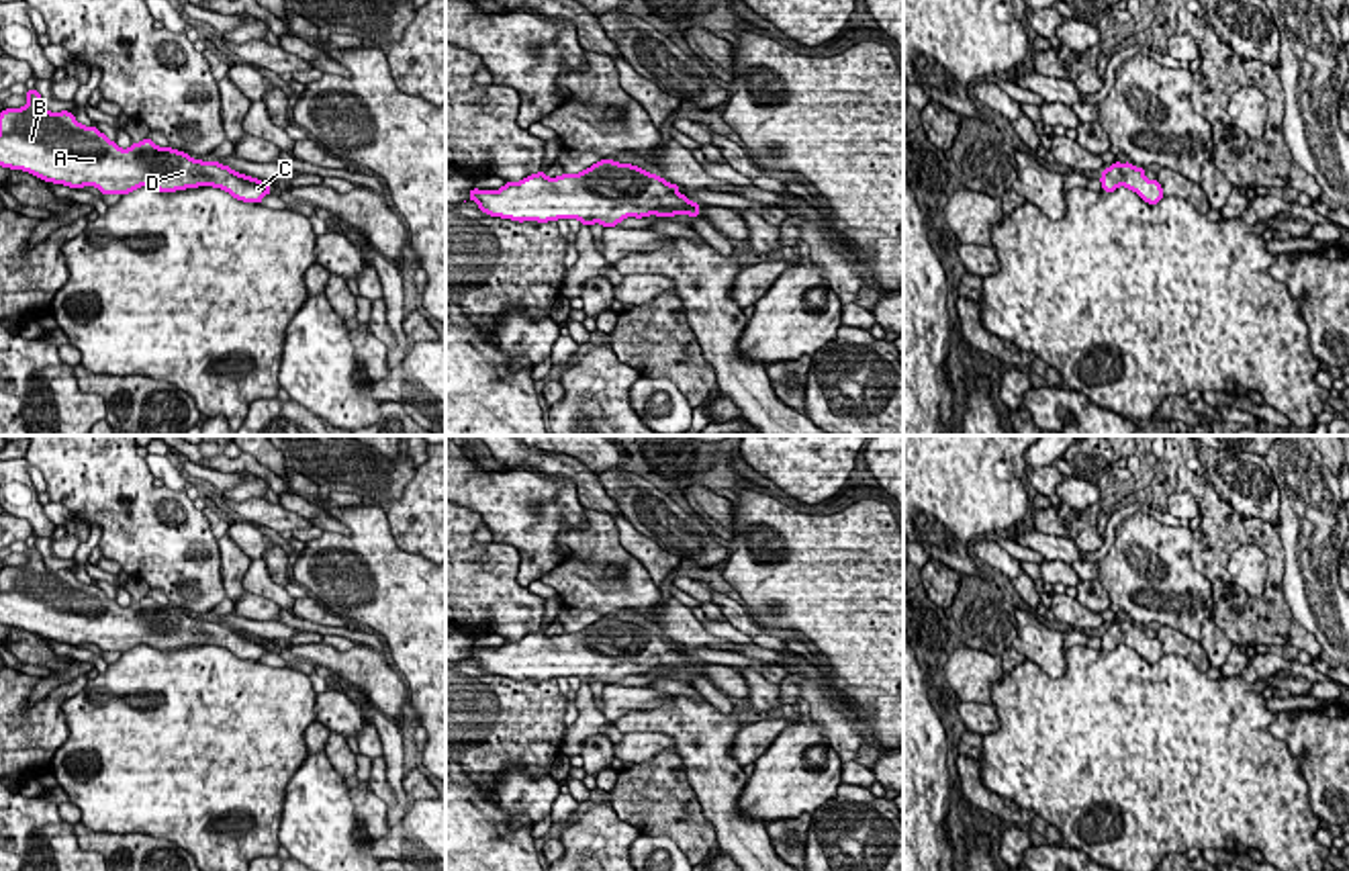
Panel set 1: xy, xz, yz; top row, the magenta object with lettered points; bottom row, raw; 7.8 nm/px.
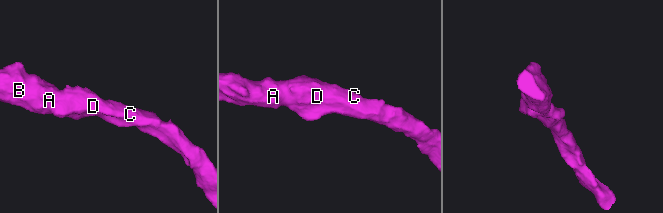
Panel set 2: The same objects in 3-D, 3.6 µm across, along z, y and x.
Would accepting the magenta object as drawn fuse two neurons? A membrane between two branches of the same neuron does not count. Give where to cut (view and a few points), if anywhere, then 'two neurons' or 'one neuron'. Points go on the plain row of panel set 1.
cut none; one neuron

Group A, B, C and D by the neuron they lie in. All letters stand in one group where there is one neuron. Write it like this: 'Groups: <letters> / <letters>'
Groups: A B C D

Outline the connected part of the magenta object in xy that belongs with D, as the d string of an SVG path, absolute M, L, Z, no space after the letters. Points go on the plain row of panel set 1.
M37 548L22 566L0 570L0 624L29 630L69 646L96 644L102 652L129 652L147 644L176 650L213 644L243 660L262 660L272 646L219 620L157 605L151 597L121 607L96 585L86 585L67 568L49 570Z

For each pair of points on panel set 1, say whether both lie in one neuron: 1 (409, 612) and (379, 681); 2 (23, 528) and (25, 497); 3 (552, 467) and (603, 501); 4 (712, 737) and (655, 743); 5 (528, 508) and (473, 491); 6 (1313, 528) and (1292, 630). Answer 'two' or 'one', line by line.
1: two
2: two
3: one
4: two
5: one
6: two

